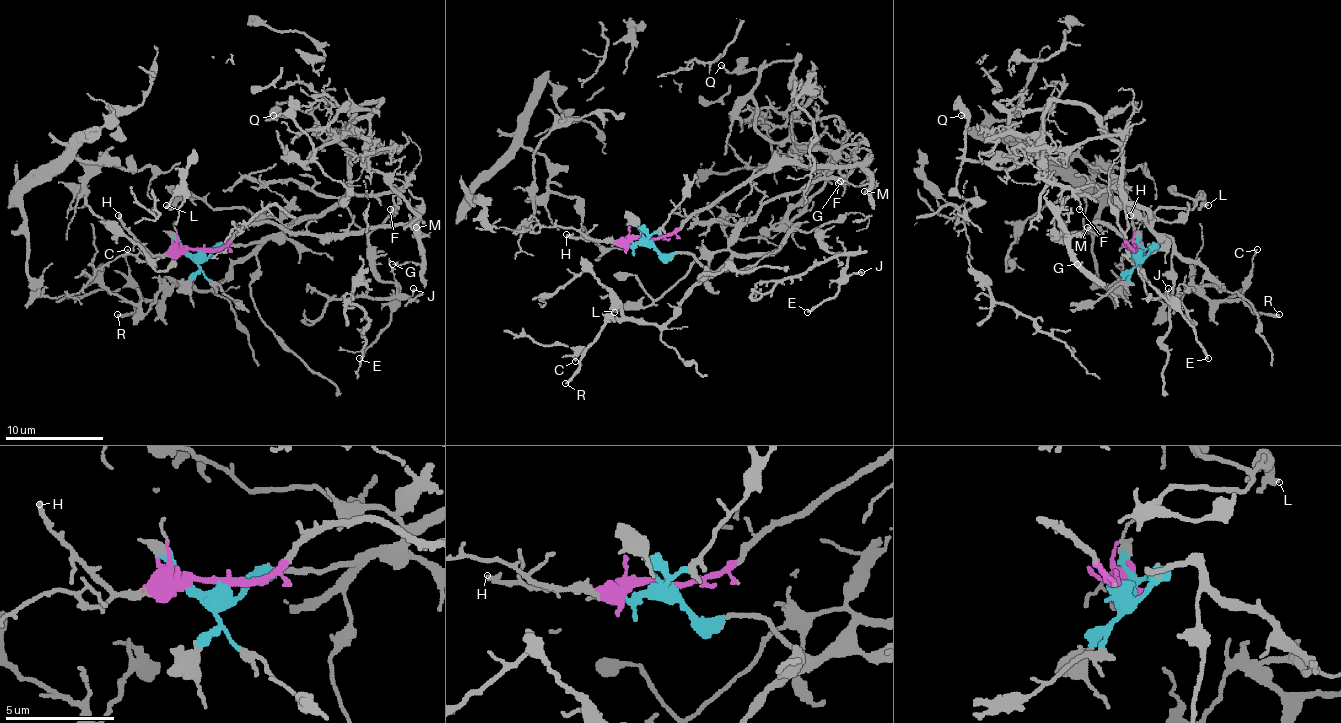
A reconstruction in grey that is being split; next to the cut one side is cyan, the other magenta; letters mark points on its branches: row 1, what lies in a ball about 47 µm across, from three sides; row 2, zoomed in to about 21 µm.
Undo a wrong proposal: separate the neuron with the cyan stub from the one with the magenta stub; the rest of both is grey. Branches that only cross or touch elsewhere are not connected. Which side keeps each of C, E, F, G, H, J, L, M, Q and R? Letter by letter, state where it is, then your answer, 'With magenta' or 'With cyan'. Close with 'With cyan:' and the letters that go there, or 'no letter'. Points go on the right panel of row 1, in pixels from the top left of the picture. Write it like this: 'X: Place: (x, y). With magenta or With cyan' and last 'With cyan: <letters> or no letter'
C: Place: (1257, 249). With cyan
E: Place: (1208, 358). With cyan
F: Place: (1079, 209). With magenta
G: Place: (1077, 264). With magenta
H: Place: (1130, 215). With magenta
J: Place: (1168, 288). With cyan
L: Place: (1208, 205). With cyan
M: Place: (1087, 227). With magenta
Q: Place: (961, 115). With cyan
R: Place: (1279, 314). With cyan
With cyan: C, E, J, L, Q, R

